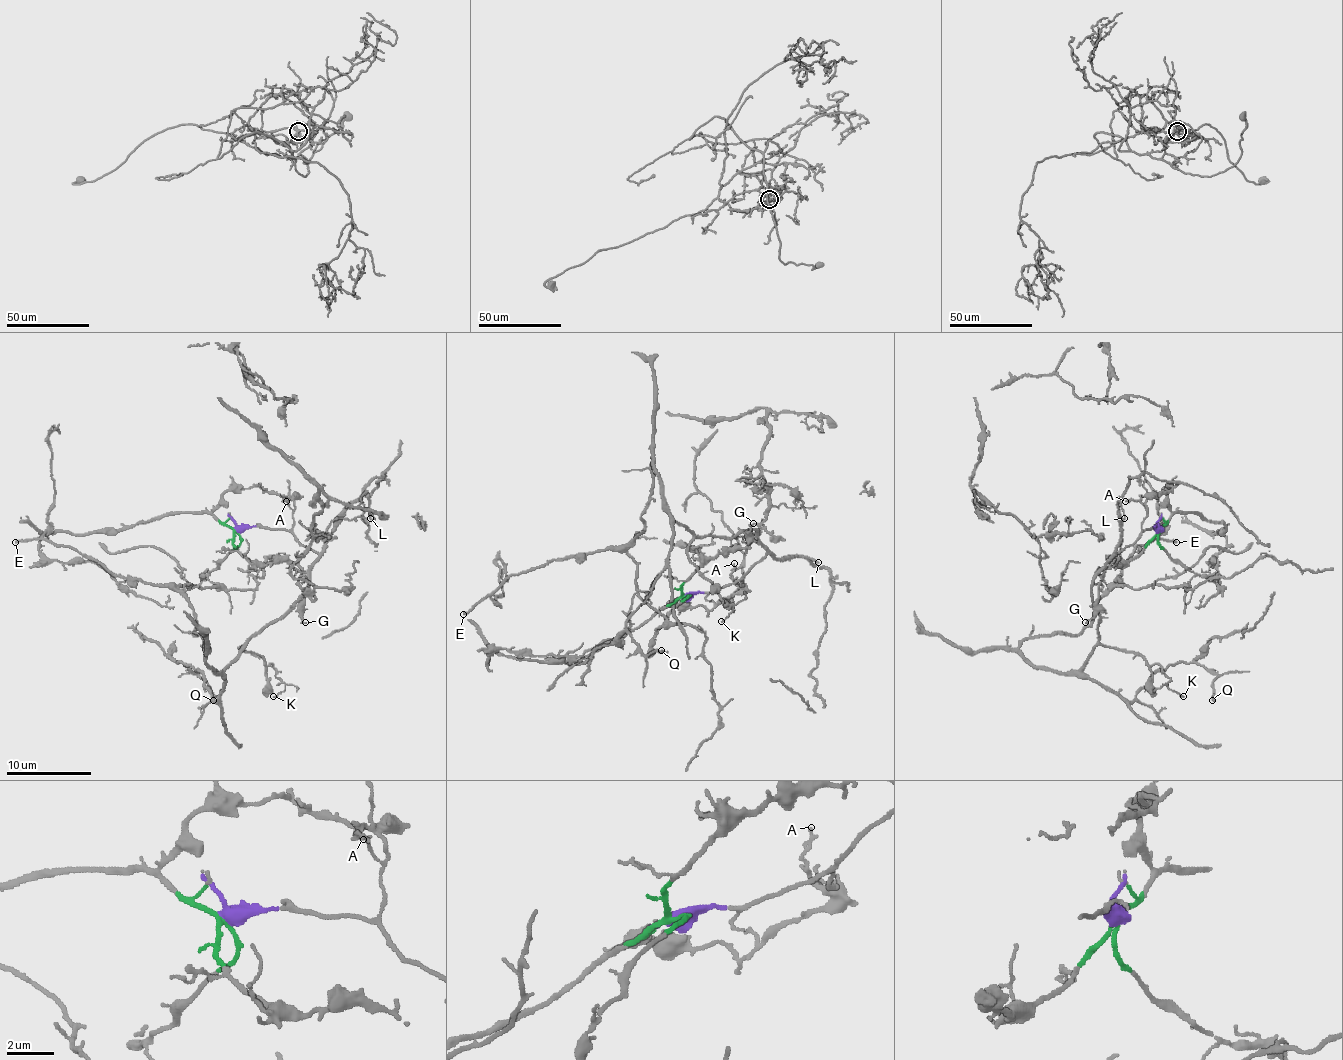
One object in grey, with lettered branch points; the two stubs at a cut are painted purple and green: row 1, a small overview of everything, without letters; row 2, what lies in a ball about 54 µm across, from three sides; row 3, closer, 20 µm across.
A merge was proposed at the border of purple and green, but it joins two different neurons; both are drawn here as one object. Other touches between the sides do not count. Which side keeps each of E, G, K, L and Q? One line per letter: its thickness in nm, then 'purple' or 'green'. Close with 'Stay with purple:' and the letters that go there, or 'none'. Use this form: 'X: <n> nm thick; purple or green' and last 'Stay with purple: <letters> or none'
E: 170 nm thick; purple
G: 150 nm thick; green
K: 100 nm thick; purple
L: 100 nm thick; purple
Q: 240 nm thick; purple
Stay with purple: E, K, L, Q

